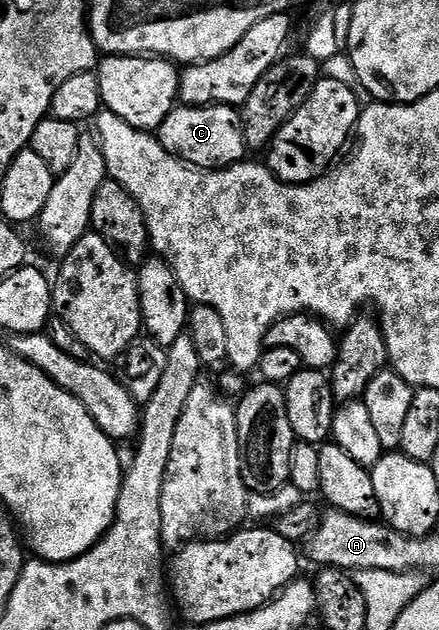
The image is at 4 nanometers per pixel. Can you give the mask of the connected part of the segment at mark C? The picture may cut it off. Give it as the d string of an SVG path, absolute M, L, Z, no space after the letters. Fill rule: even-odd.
M208 104L202 108L190 108L188 106L174 107L167 114L167 118L161 123L161 127L155 132L157 140L172 156L177 157L191 168L230 168L233 164L240 164L246 159L245 135L241 125L241 114L236 107L227 104Z

